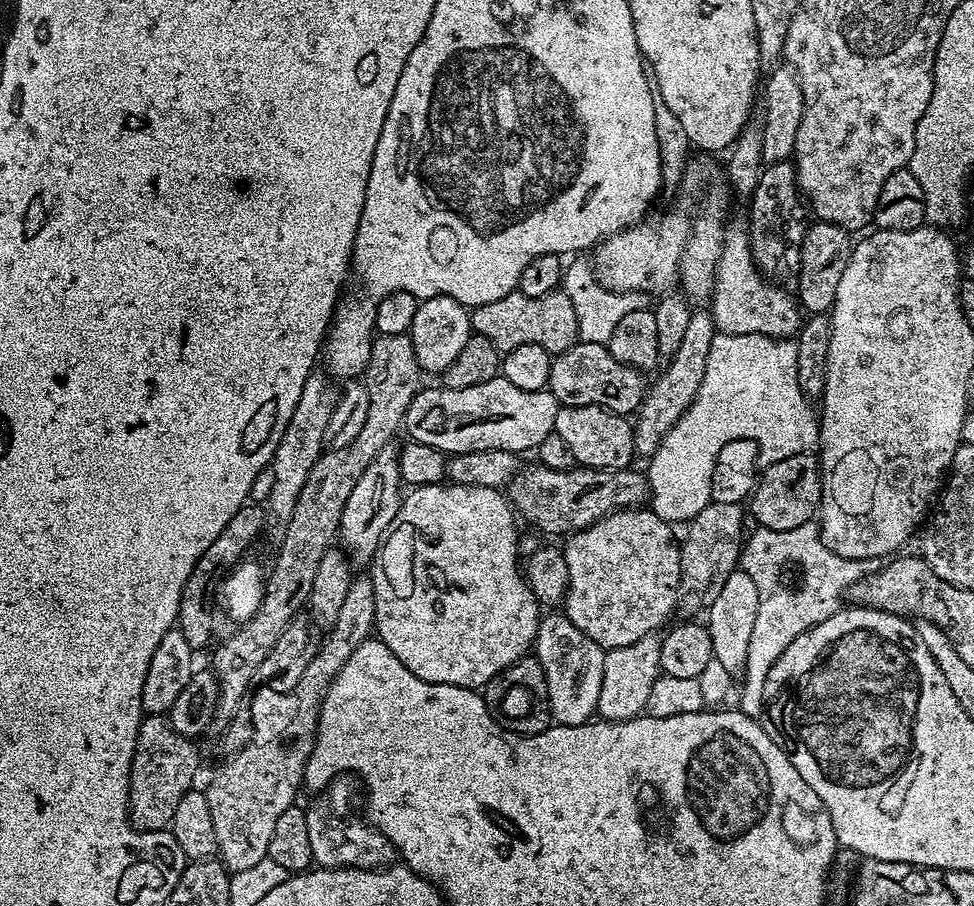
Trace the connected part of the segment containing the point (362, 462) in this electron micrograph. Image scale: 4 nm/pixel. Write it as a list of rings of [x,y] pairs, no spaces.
[[[386,334],[373,339],[370,362],[362,373],[366,394],[370,394],[366,426],[362,426],[354,442],[320,453],[318,462],[314,462],[314,470],[310,470],[310,478],[306,478],[306,486],[302,486],[302,494],[298,494],[298,506],[294,506],[294,514],[286,522],[285,528],[288,529],[284,532],[280,553],[264,581],[265,594],[261,605],[252,618],[236,628],[237,632],[230,633],[220,645],[215,645],[217,648],[211,667],[215,671],[216,681],[220,683],[217,721],[227,722],[241,711],[240,703],[243,705],[249,695],[255,672],[265,662],[270,650],[274,649],[288,624],[301,615],[300,607],[303,609],[307,605],[308,595],[314,586],[314,574],[318,574],[318,562],[322,562],[322,554],[333,547],[340,531],[346,498],[350,498],[350,490],[354,490],[366,466],[374,462],[374,454],[393,443],[392,435],[403,429],[406,410],[410,410],[410,402],[422,387],[420,379],[422,373],[414,358],[411,335]]]

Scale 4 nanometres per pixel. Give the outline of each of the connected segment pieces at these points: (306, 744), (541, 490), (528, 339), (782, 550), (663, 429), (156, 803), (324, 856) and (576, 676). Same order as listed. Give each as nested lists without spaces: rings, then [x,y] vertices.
[[[353,575],[350,582],[350,590],[346,590],[346,599],[338,610],[338,618],[331,628],[327,629],[324,645],[315,649],[314,656],[300,677],[295,690],[300,698],[300,717],[290,726],[290,730],[281,733],[276,741],[261,743],[253,740],[247,744],[241,752],[233,752],[227,757],[228,760],[212,776],[212,781],[206,787],[206,795],[209,801],[210,817],[214,822],[214,834],[217,835],[218,856],[225,868],[233,873],[247,870],[250,866],[257,865],[262,859],[268,858],[270,837],[274,835],[274,825],[278,822],[281,814],[297,803],[296,795],[302,792],[304,783],[304,771],[306,762],[314,750],[316,741],[316,728],[319,724],[320,704],[328,692],[334,677],[341,672],[342,666],[349,661],[350,654],[362,646],[373,635],[376,626],[376,607],[374,606],[374,582],[371,575]]]
[[[533,462],[529,468],[521,467],[512,481],[506,486],[506,495],[515,511],[521,517],[525,516],[540,532],[545,532],[545,537],[561,536],[567,538],[574,532],[589,528],[603,516],[611,512],[620,512],[623,508],[639,508],[649,499],[648,477],[643,471],[635,472],[635,467],[619,468],[618,470],[598,470],[597,468],[567,468],[554,470],[544,464]]]
[[[517,290],[506,294],[506,298],[498,298],[498,302],[486,302],[486,306],[471,309],[470,315],[473,333],[490,338],[501,354],[527,344],[559,354],[570,350],[580,340],[574,306],[562,290],[542,294],[542,298],[526,298],[526,294]]]
[[[812,522],[795,527],[792,530],[774,531],[769,528],[757,527],[741,547],[740,568],[750,576],[758,591],[758,609],[748,641],[748,653],[742,673],[744,681],[740,684],[739,711],[747,716],[760,718],[765,715],[764,691],[766,690],[766,674],[770,674],[770,666],[778,662],[778,658],[790,642],[814,625],[821,624],[826,618],[832,617],[842,606],[840,598],[851,589],[854,582],[867,575],[870,566],[865,560],[846,559],[841,555],[827,550],[821,540],[819,527]]]
[[[693,311],[690,322],[686,322],[682,343],[663,365],[664,373],[653,384],[651,381],[644,401],[635,413],[632,433],[637,457],[652,456],[654,450],[658,450],[662,438],[666,438],[666,434],[678,422],[678,418],[682,418],[684,411],[694,402],[698,394],[698,386],[702,386],[702,374],[706,374],[706,357],[710,355],[710,342],[714,342],[717,334],[718,329],[716,323],[712,321],[711,311]]]
[[[150,714],[141,720],[128,787],[129,823],[140,832],[165,831],[171,825],[180,800],[195,785],[200,758],[193,744],[169,726],[165,717]]]
[[[341,774],[336,777],[335,780],[329,783],[328,787],[324,789],[323,792],[313,795],[312,805],[307,805],[306,808],[306,830],[310,834],[310,854],[312,855],[313,865],[322,868],[391,868],[393,864],[397,863],[398,853],[396,848],[390,842],[390,838],[386,838],[386,834],[382,834],[377,828],[373,828],[371,824],[368,823],[367,819],[363,815],[355,816],[352,813],[352,807],[356,804],[356,784],[358,788],[358,780],[355,775],[352,774]]]
[[[556,610],[549,612],[552,612],[549,616],[547,613],[540,617],[534,645],[534,655],[542,666],[548,687],[548,711],[557,724],[578,726],[589,723],[597,715],[605,649],[586,638],[586,634],[582,634],[582,630],[578,630],[568,616]]]

